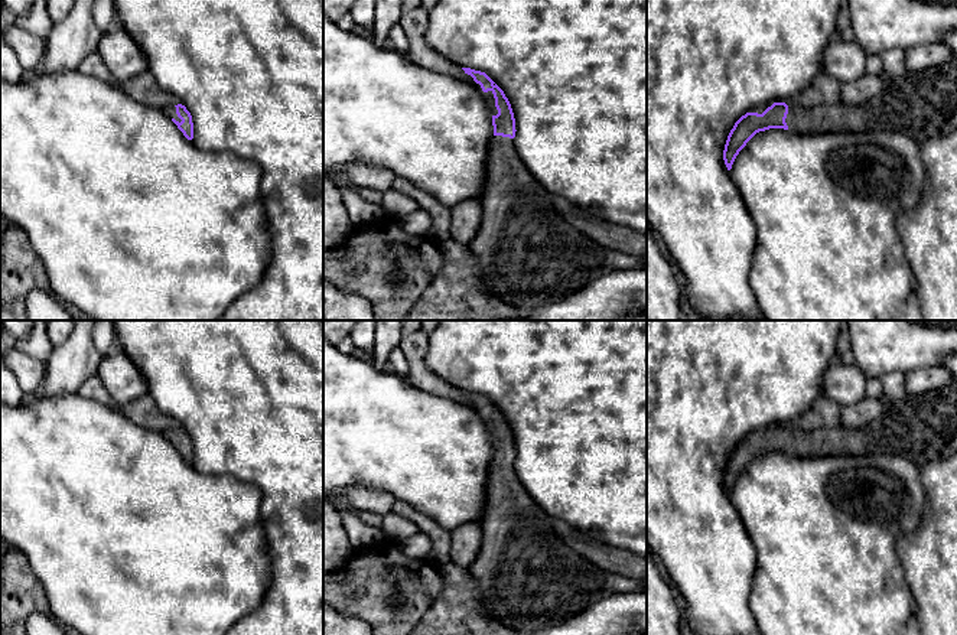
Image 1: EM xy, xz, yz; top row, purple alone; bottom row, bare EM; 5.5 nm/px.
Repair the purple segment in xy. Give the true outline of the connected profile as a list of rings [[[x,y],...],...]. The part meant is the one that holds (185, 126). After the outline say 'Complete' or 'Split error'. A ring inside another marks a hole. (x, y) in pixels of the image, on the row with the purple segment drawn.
[[[169,105],[163,108],[165,114],[172,118],[178,128],[183,133],[188,140],[193,139],[193,123],[192,115],[185,105]]]. Split error

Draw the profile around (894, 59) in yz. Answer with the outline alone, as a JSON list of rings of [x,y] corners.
[[[889,49],[882,55],[882,68],[892,76],[906,74],[905,65],[905,51],[902,49]]]

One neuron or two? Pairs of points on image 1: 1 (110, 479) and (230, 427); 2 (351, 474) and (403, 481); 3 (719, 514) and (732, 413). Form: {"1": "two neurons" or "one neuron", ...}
{"1": "two neurons", "2": "one neuron", "3": "one neuron"}

